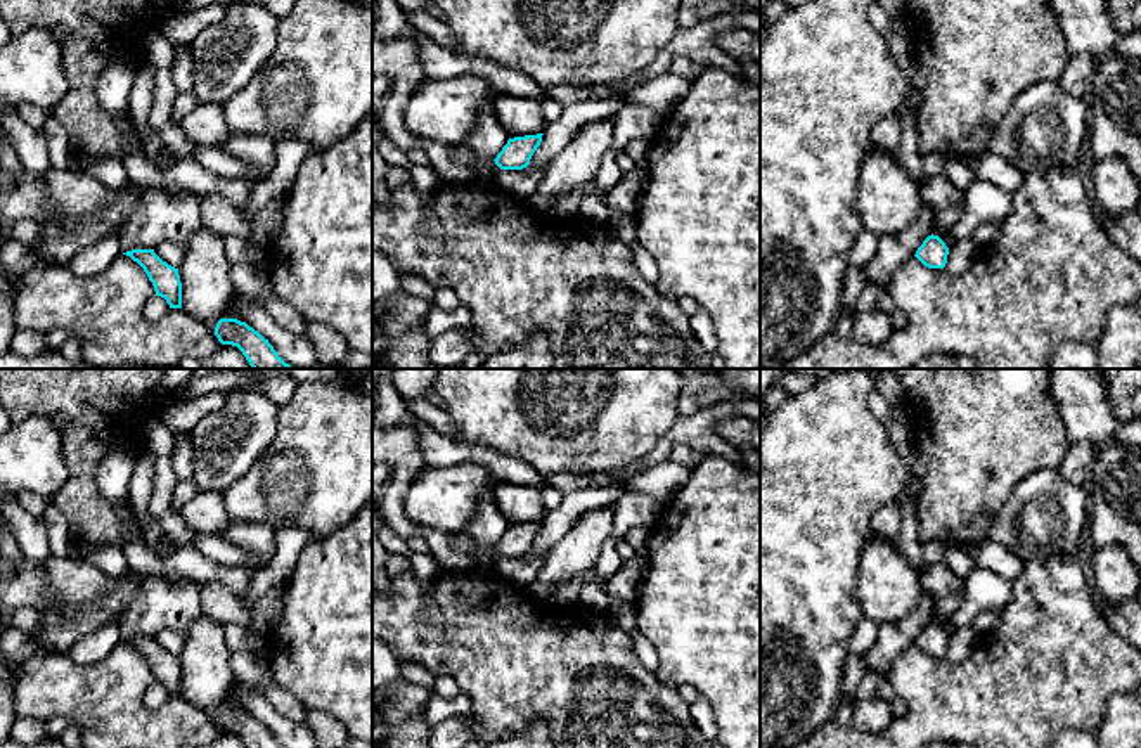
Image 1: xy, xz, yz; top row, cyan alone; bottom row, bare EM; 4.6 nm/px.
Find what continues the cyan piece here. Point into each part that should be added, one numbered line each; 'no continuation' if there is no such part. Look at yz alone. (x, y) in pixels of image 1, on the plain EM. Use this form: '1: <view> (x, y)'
no continuation

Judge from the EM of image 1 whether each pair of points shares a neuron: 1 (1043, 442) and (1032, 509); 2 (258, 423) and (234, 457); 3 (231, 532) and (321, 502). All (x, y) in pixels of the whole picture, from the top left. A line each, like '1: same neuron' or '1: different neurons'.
1: different neurons
2: same neuron
3: different neurons

